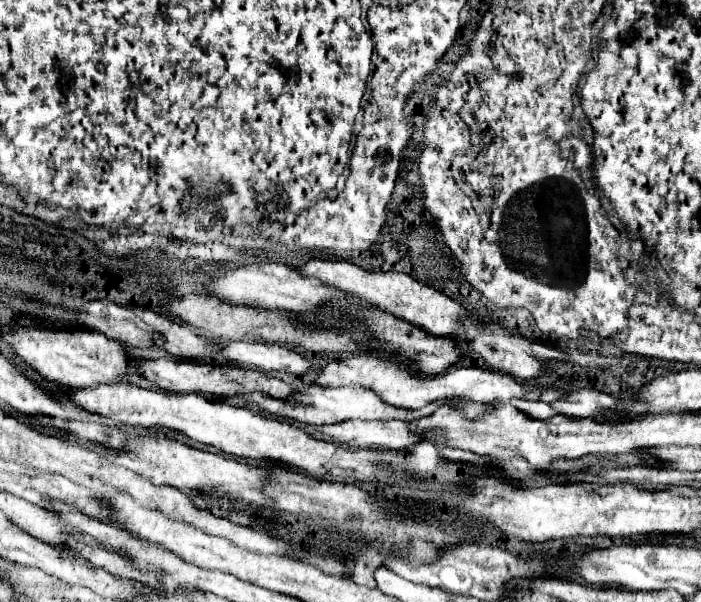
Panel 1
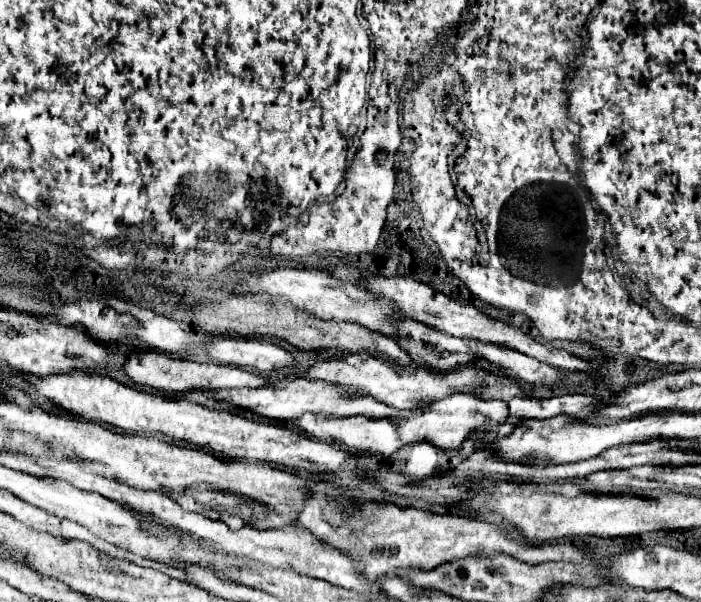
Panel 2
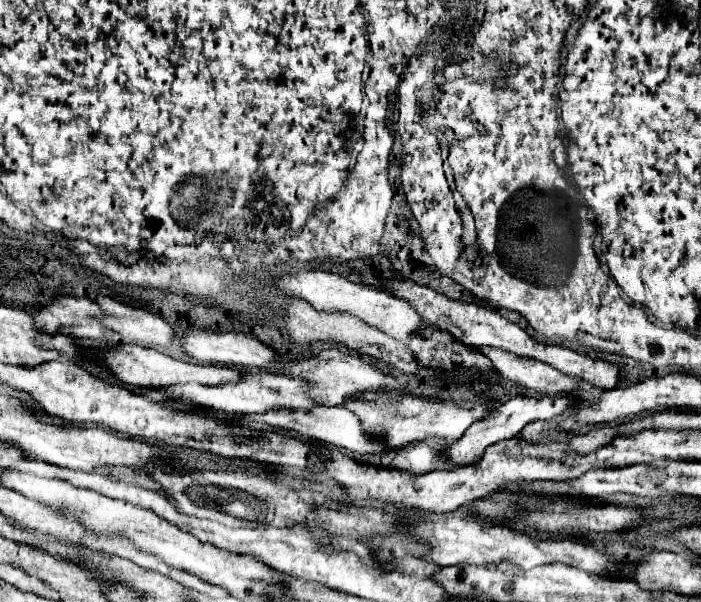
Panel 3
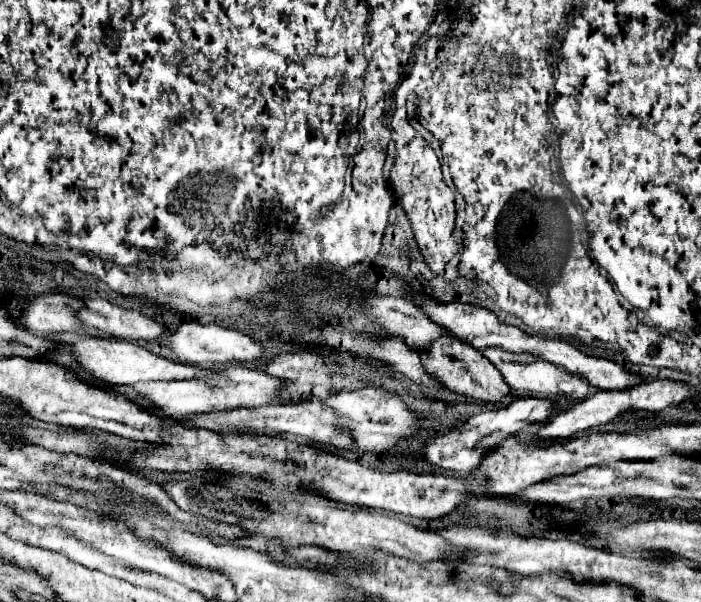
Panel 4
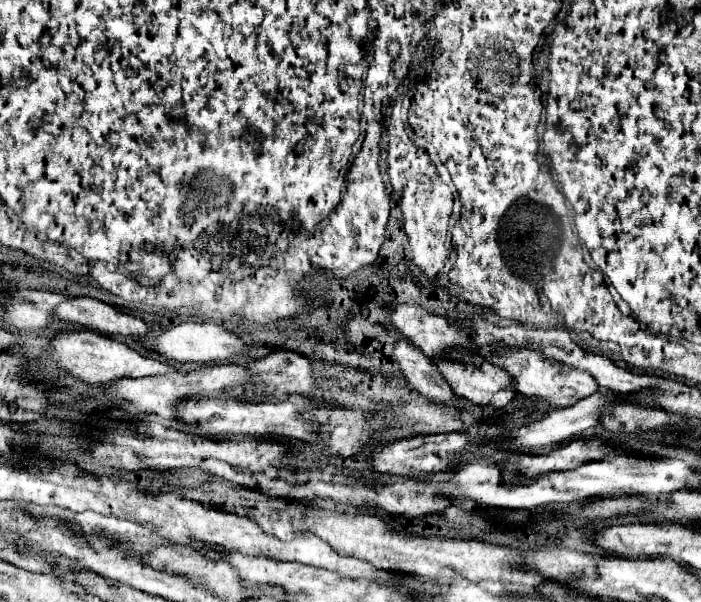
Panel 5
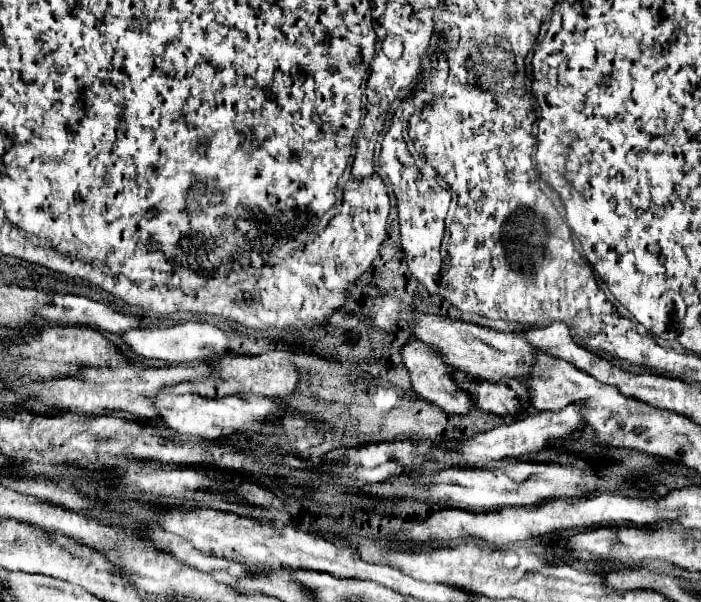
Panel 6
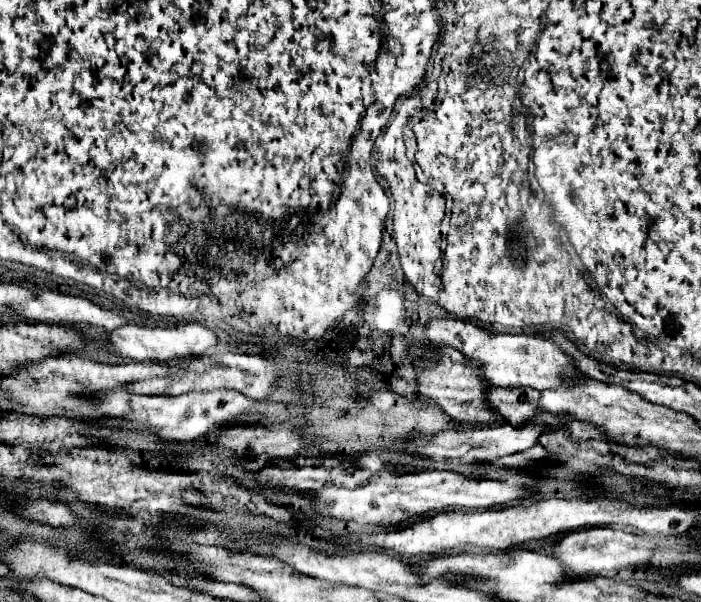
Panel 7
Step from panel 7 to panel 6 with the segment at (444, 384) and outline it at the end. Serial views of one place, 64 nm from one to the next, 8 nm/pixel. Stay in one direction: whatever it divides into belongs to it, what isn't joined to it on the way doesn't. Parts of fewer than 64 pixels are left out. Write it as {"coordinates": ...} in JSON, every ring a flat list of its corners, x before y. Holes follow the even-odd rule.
{"coordinates":[[410,340,404,348,402,348,402,358,404,358,404,364,410,372,410,378,412,378,412,390,418,392,424,400,440,406,444,412,448,412,450,416,464,416,464,414,470,414,470,410,474,408,474,402,472,402,472,396,468,390,460,388,456,382,454,382,454,368,448,366,442,358,442,352,438,352,434,346,430,344,424,344,420,340]]}

